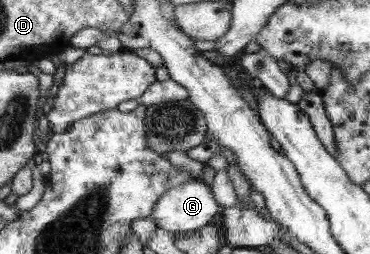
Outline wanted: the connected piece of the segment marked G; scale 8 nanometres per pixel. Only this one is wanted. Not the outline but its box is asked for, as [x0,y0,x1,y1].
[150,179,221,235]

